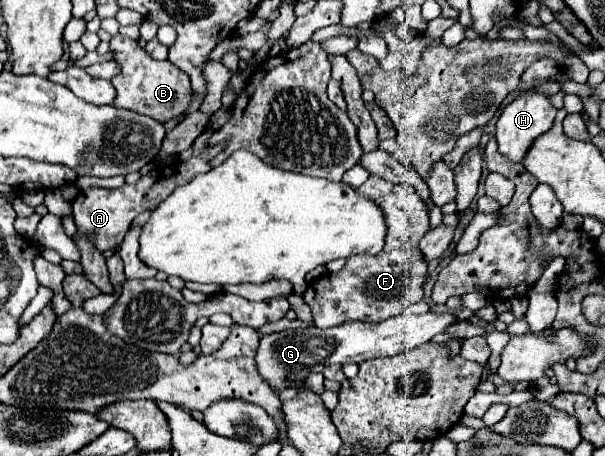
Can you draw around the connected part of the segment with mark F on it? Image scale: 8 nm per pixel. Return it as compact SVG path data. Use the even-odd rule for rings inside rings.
M370 176L356 192L364 198L374 198L386 218L386 246L380 254L356 254L346 260L344 268L336 274L328 274L324 284L316 284L314 296L308 304L316 308L316 318L326 318L322 328L344 322L382 322L406 310L402 296L410 294L410 304L422 300L422 286L428 276L428 262L424 260L418 242L428 232L428 204L416 194L412 186L392 184L378 176Z

